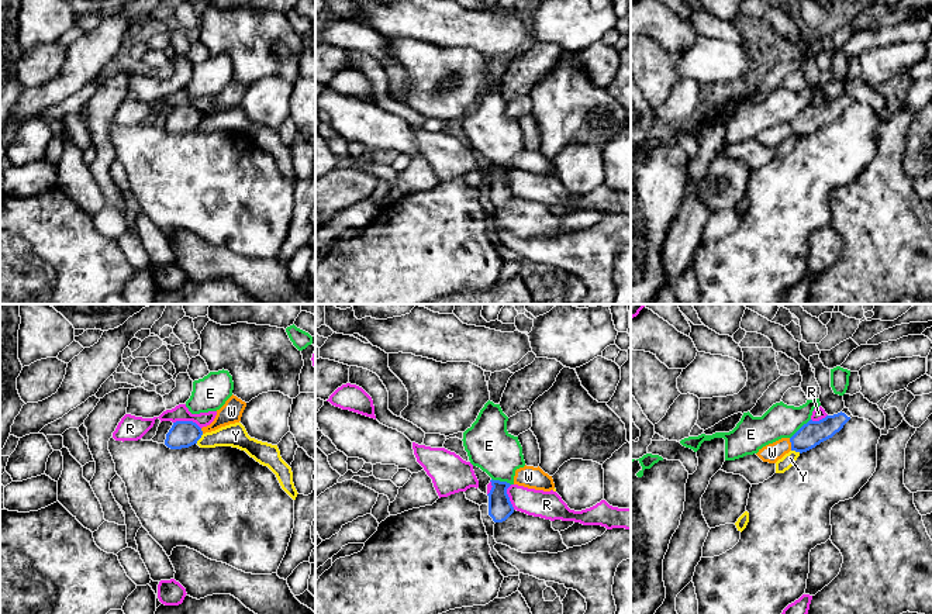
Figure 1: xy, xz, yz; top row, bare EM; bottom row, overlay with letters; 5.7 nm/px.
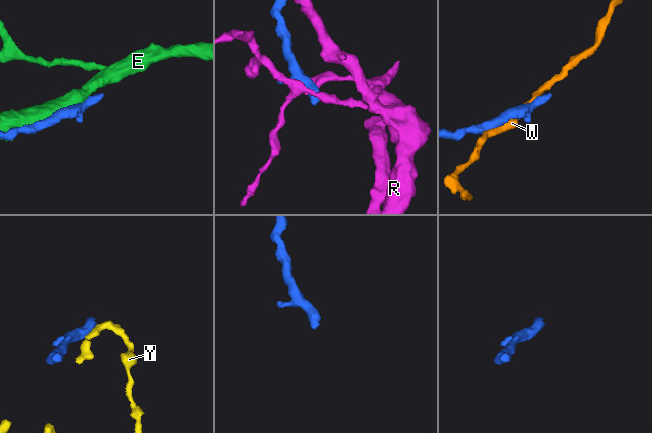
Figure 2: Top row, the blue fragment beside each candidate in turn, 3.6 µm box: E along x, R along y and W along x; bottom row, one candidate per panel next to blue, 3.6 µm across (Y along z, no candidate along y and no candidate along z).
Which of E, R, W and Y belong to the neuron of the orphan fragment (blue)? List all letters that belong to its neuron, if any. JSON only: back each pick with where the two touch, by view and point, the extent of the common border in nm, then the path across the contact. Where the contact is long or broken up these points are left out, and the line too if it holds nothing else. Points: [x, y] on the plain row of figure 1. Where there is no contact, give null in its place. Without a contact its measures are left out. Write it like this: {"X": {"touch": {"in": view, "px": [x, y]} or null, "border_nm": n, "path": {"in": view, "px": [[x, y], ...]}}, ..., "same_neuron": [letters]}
{"same_neuron": []}

